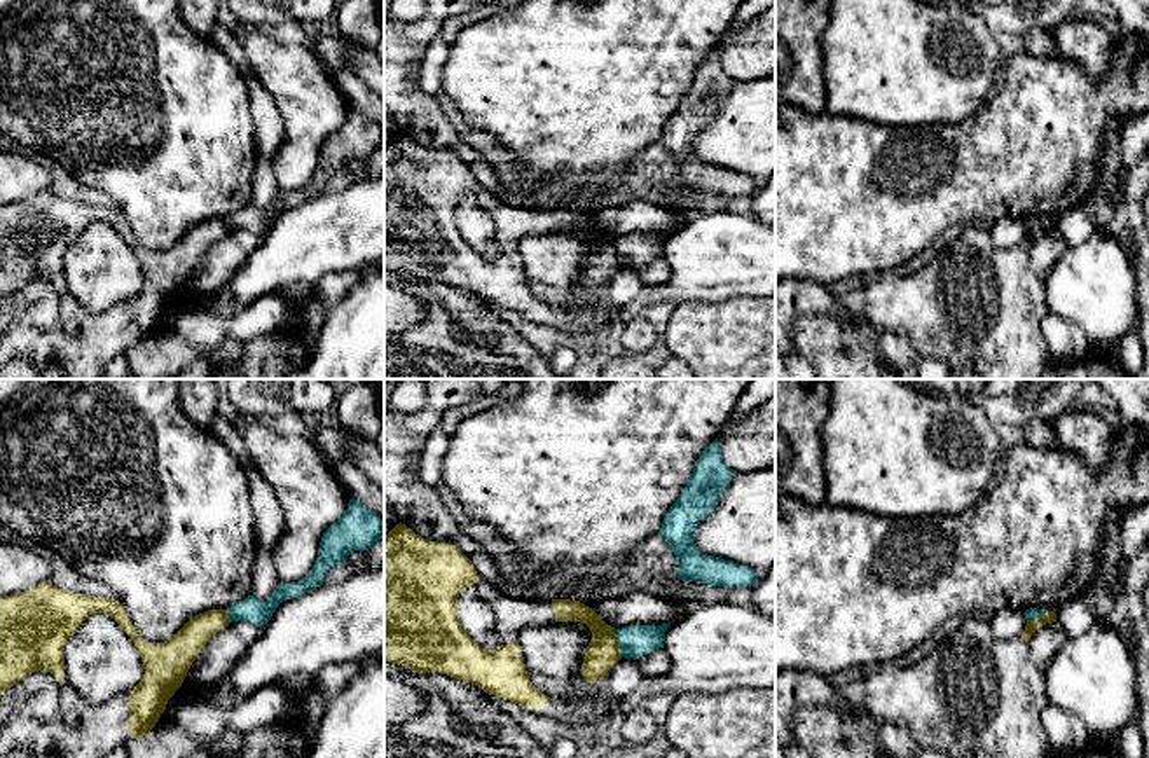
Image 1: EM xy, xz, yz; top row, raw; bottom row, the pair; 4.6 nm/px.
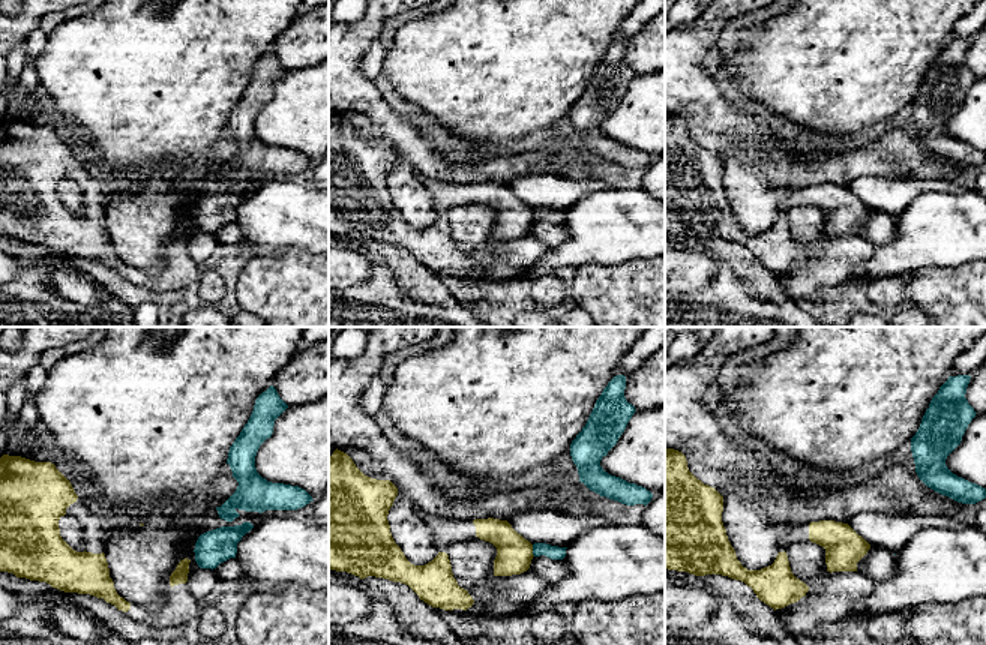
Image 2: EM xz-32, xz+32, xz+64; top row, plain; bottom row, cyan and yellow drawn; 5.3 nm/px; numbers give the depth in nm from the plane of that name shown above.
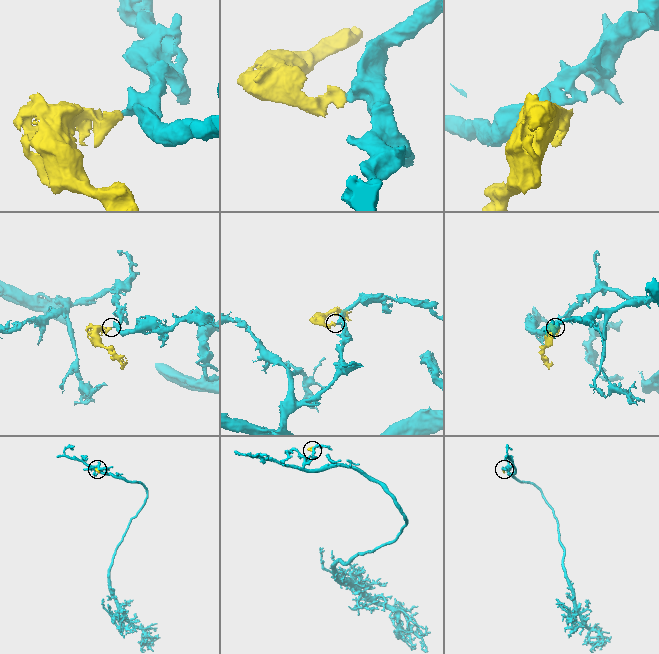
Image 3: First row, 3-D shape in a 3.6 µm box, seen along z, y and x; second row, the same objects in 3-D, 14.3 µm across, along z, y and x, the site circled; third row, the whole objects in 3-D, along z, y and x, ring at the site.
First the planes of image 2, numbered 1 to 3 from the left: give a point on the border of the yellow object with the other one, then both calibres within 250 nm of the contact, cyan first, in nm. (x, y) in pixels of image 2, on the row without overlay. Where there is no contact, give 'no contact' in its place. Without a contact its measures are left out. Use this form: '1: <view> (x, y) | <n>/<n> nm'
1: no contact
2: xz+32 (533, 215) | 80/190 nm
3: no contact

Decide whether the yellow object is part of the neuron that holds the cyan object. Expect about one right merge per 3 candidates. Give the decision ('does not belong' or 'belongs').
does not belong

